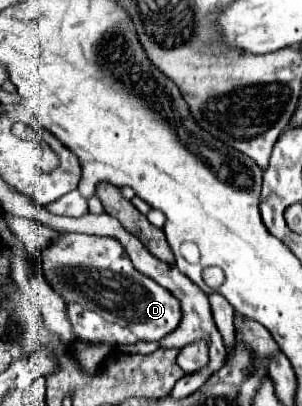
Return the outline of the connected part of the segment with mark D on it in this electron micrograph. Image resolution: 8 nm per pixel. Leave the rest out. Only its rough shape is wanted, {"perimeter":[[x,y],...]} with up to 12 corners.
{"perimeter":[[59,233],[41,271],[79,341],[157,341],[179,299],[117,239]]}

